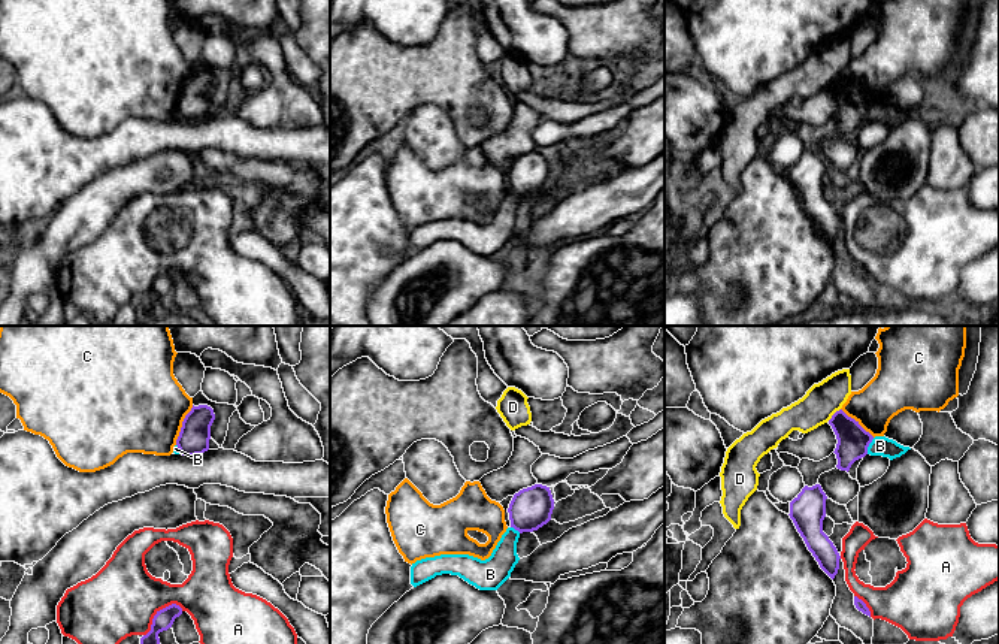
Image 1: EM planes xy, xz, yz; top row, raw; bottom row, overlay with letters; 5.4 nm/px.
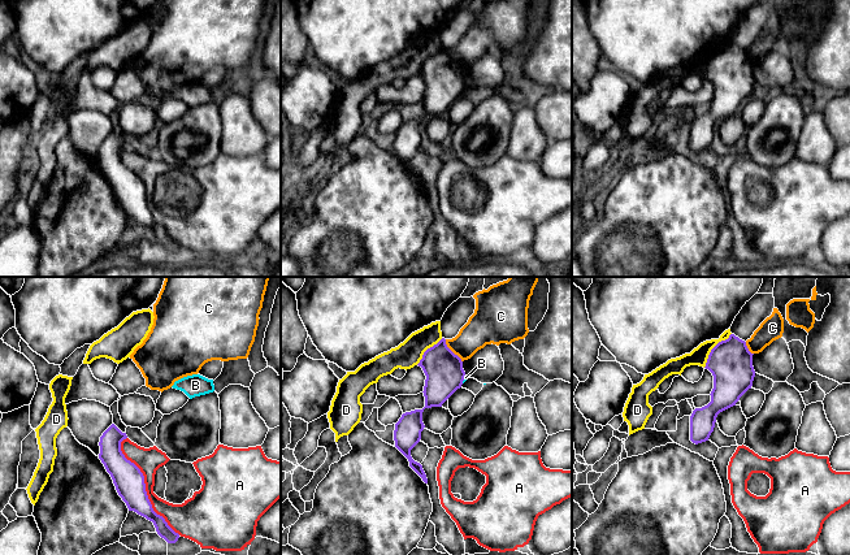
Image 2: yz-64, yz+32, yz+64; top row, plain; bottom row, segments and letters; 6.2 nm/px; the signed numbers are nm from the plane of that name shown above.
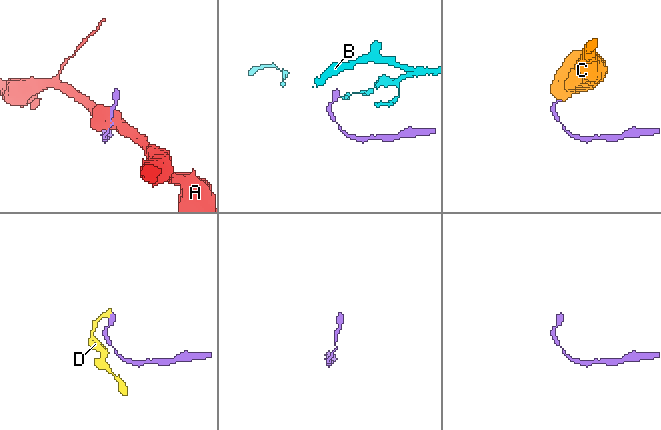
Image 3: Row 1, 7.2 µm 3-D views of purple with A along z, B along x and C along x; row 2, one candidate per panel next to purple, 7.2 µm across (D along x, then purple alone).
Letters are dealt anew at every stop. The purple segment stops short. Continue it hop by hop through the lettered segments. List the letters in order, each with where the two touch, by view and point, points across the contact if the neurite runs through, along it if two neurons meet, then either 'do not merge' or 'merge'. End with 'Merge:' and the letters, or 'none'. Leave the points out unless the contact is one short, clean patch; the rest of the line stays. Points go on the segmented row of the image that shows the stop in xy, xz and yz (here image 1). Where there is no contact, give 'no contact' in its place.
A: xy (159, 611) | do not merge
B: yz (868, 446) | along yz (874, 438), (866, 453) | do not merge
C: xy (182, 425) | along xy (193, 405), (182, 422), (175, 444) | do not merge
D: yz (833, 414) | along yz (839, 408), (828, 420) | do not merge
Merge: none

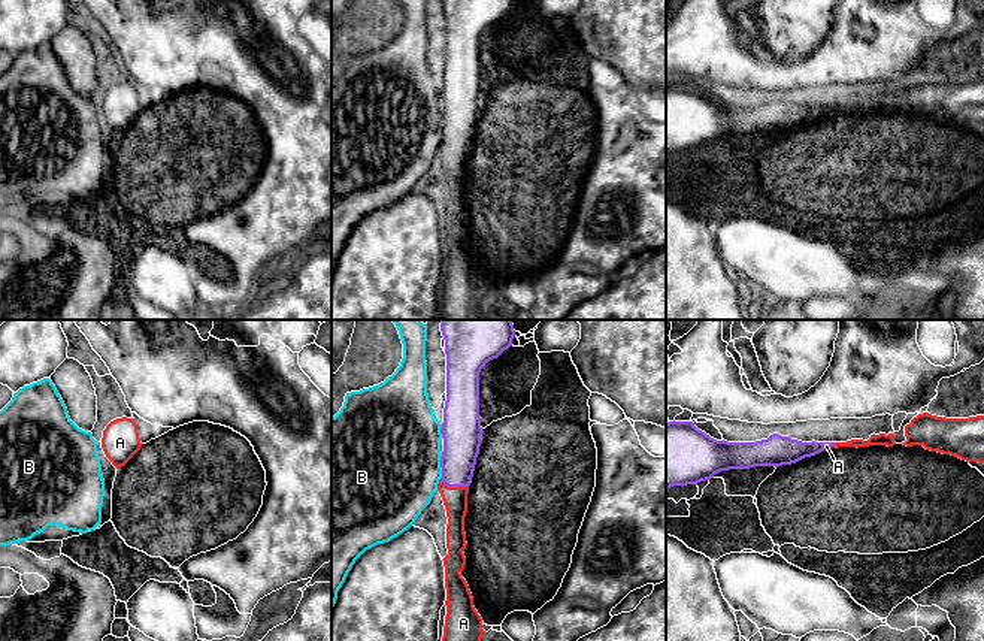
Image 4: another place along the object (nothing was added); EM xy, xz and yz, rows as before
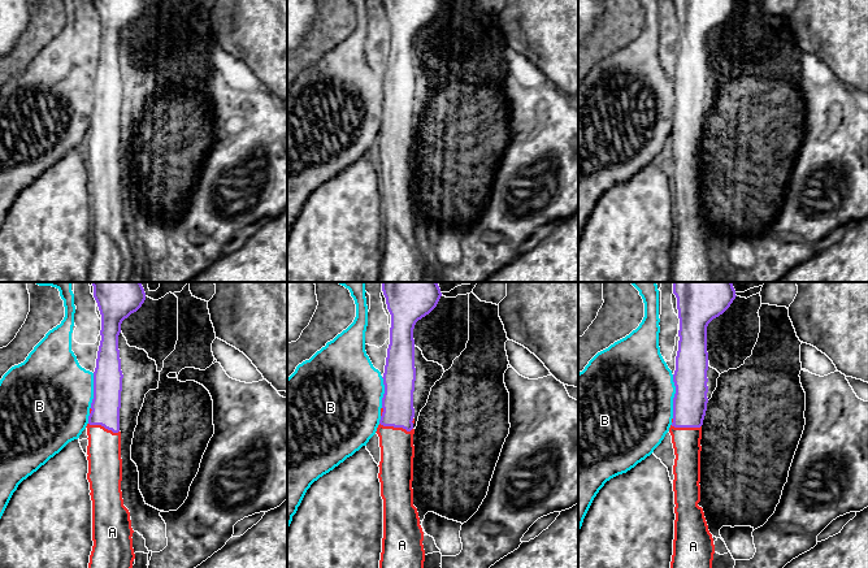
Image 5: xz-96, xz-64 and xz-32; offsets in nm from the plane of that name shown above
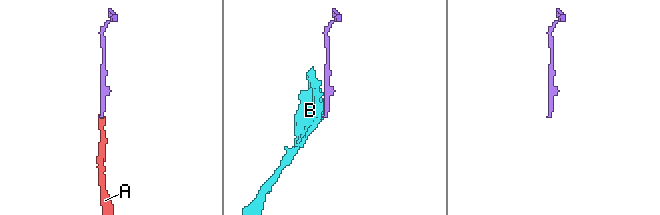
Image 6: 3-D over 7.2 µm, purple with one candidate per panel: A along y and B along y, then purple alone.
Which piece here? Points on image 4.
A: xz (454, 486) | across xz (462, 441), (454, 486), (454, 499) | merge
B: xz (441, 465) | along xz (442, 453), (441, 477) | do not merge
Merge: A

